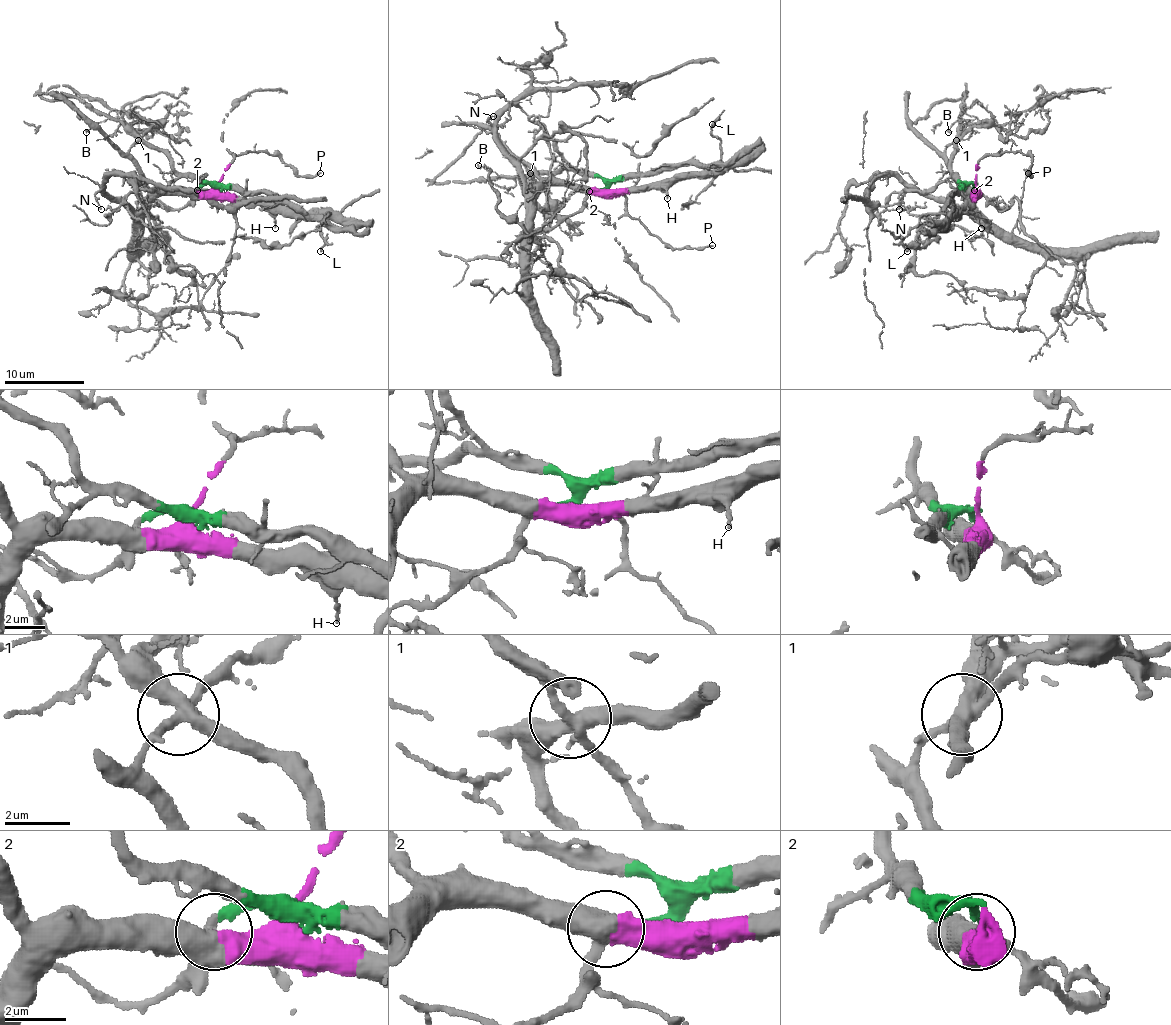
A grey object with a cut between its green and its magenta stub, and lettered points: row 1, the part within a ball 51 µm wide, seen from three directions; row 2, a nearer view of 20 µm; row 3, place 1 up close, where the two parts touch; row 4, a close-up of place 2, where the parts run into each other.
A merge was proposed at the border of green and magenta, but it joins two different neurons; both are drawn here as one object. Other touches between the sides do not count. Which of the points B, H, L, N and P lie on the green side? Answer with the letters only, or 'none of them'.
B

